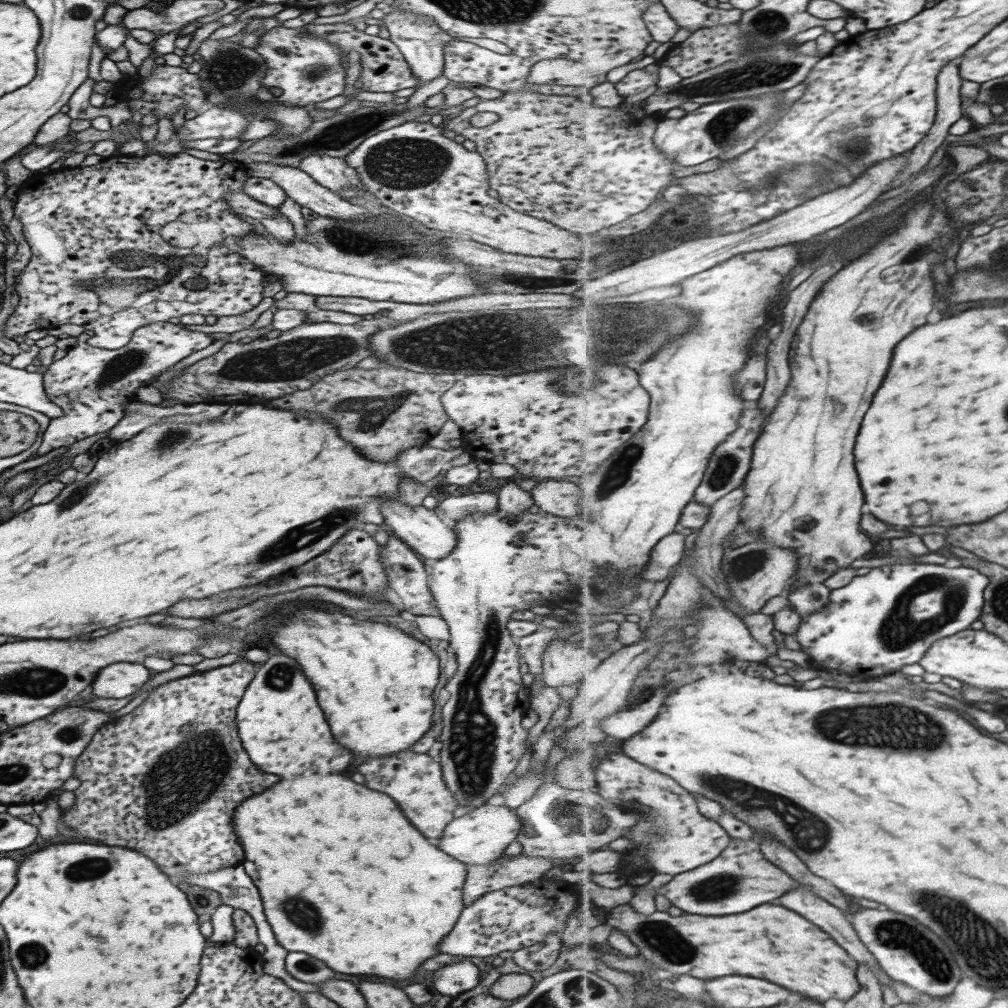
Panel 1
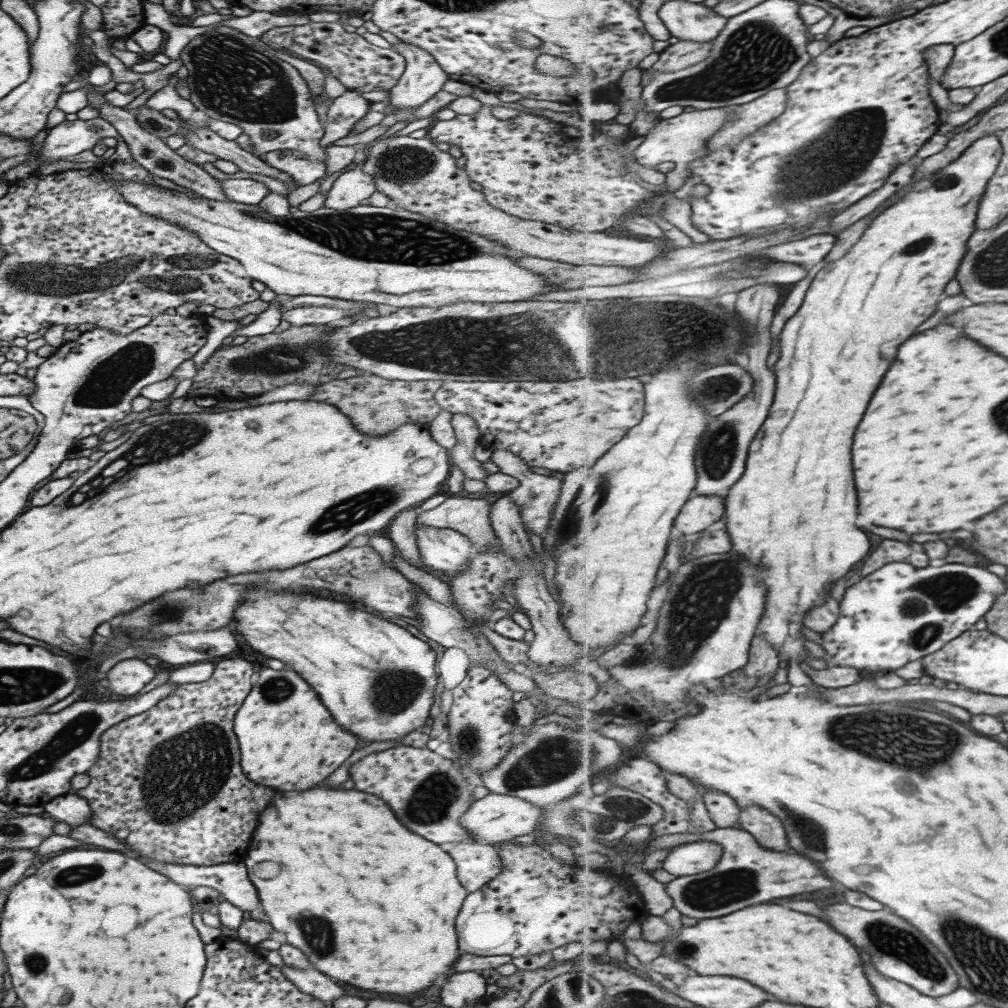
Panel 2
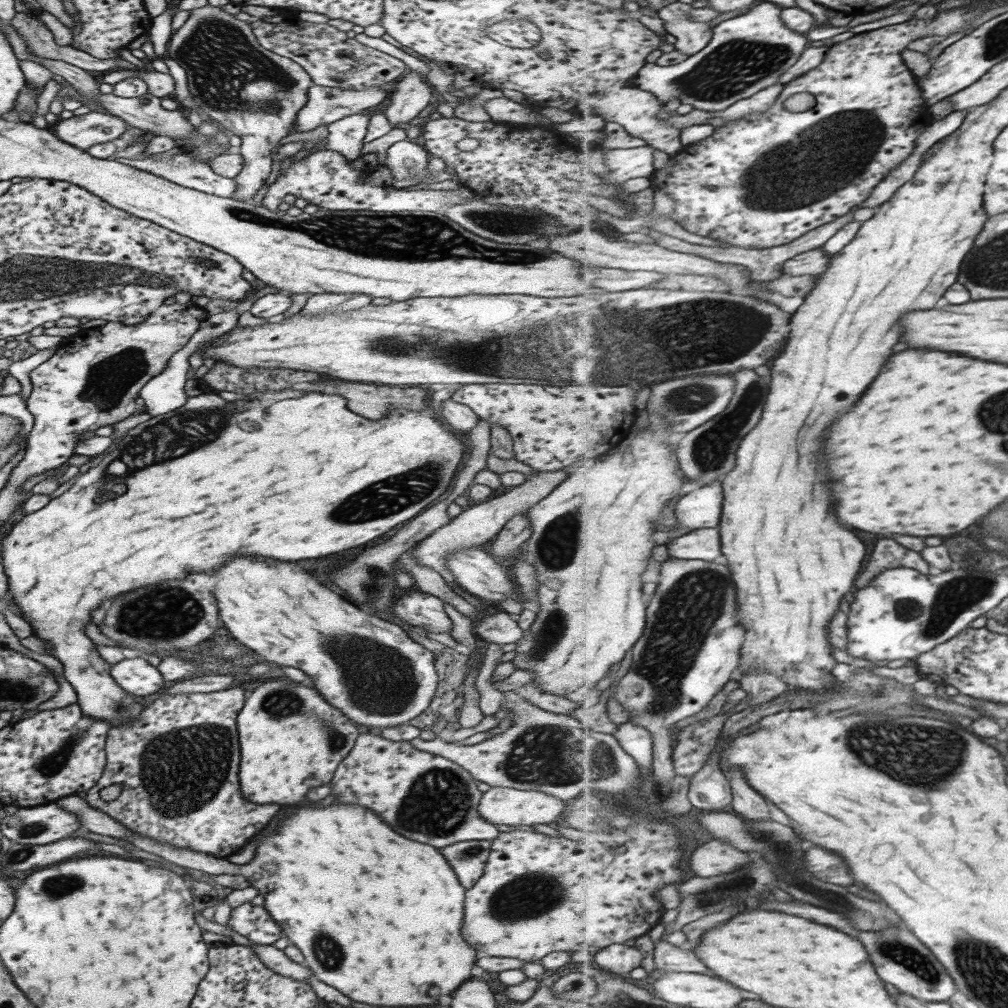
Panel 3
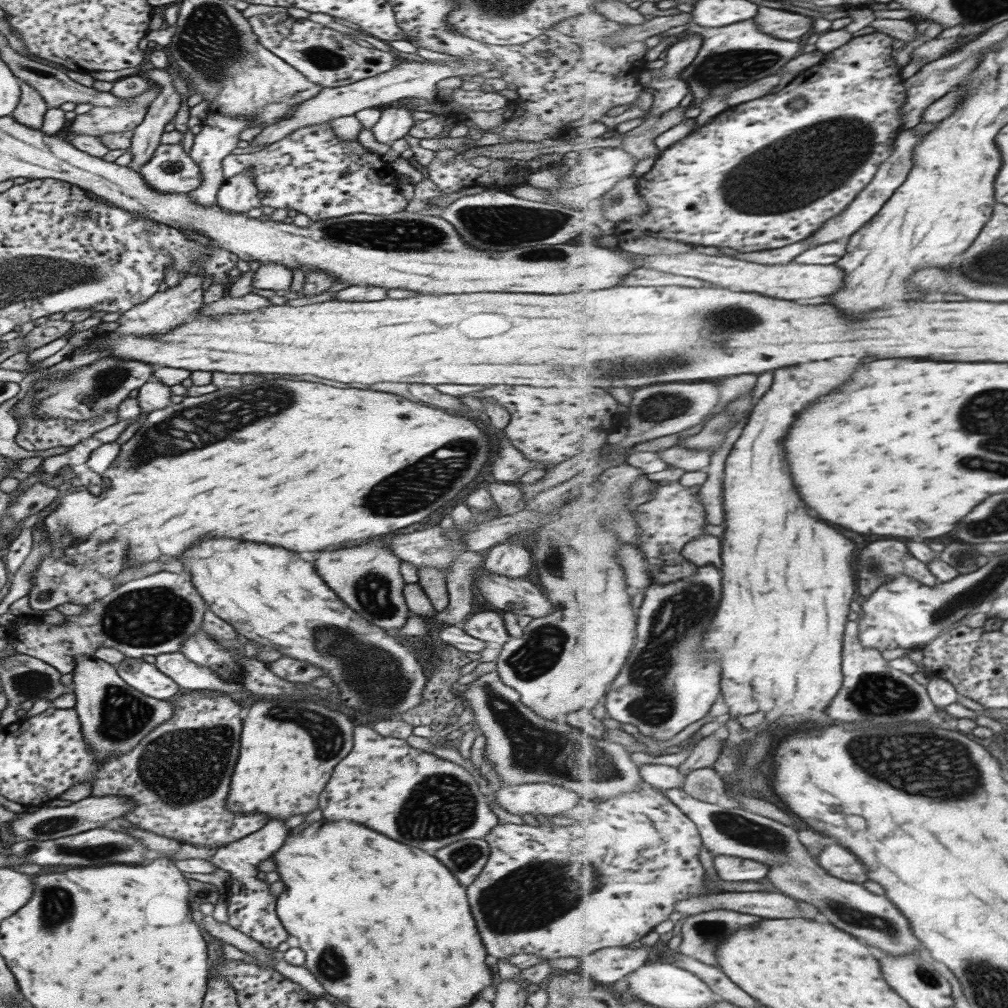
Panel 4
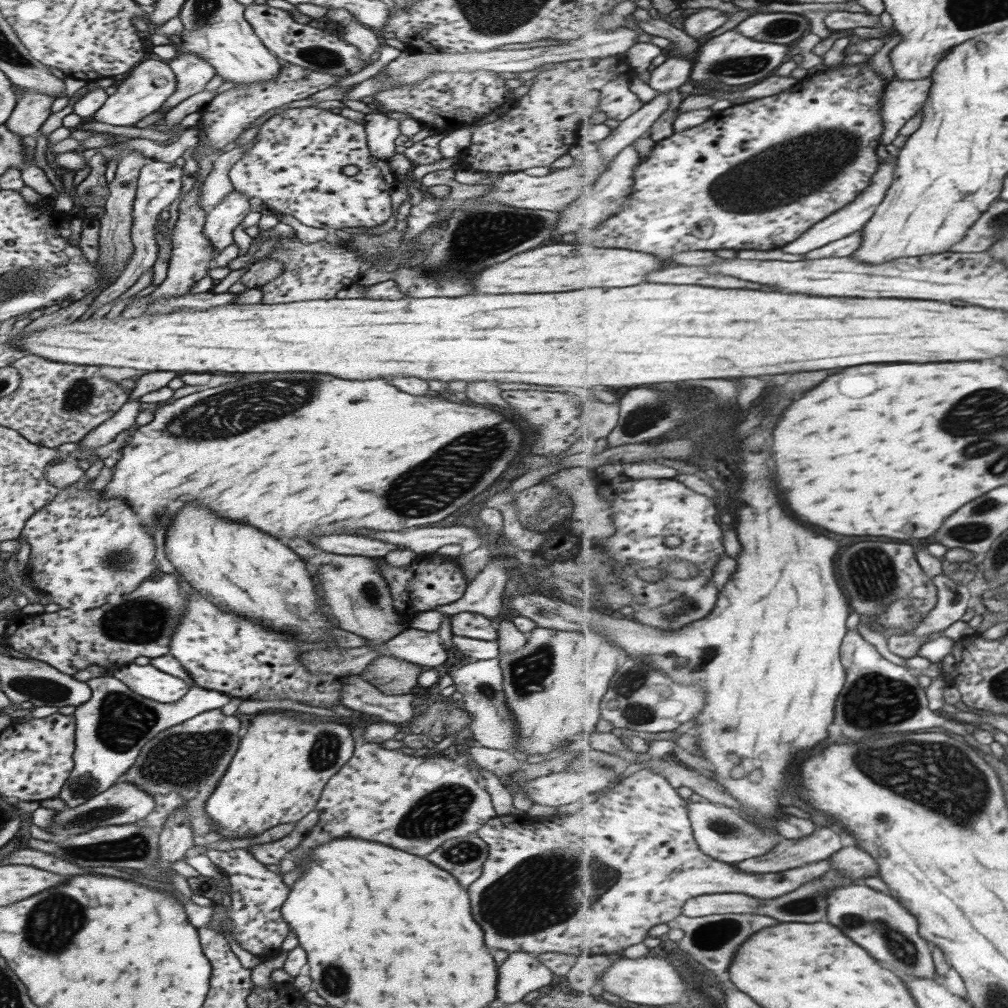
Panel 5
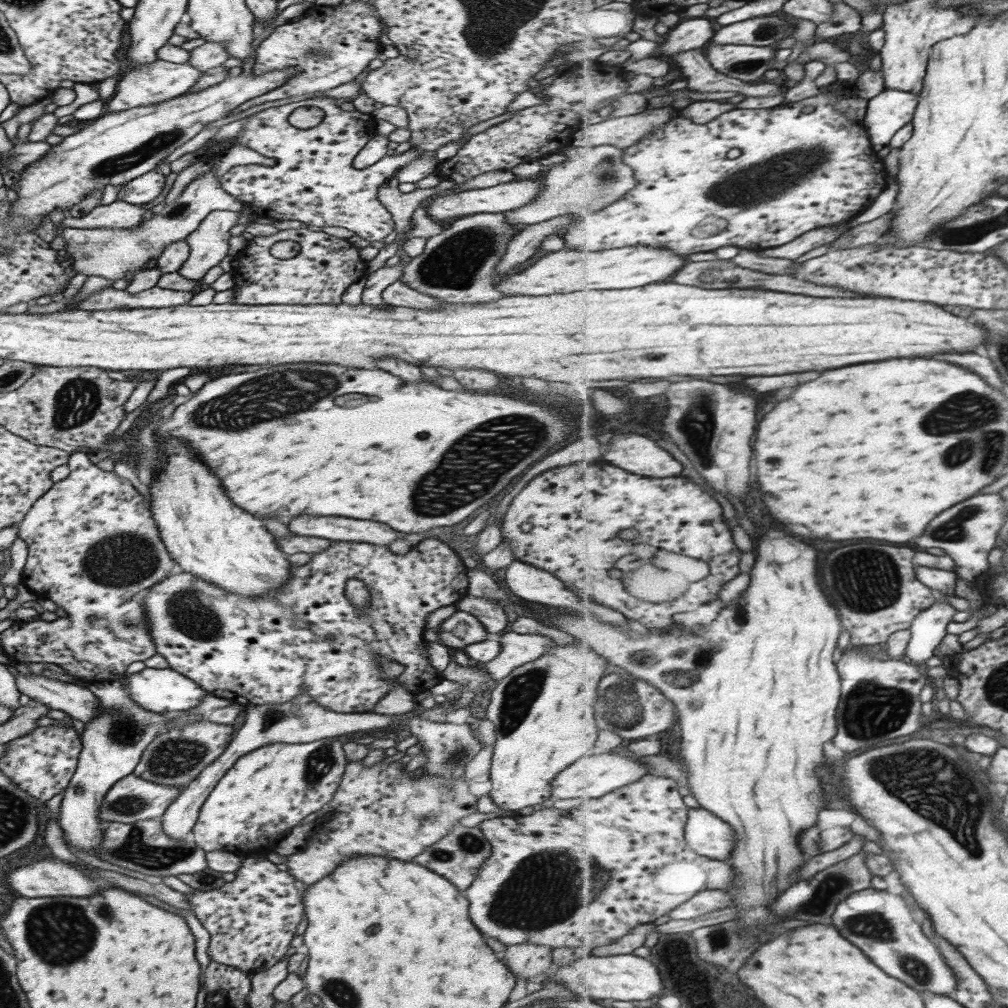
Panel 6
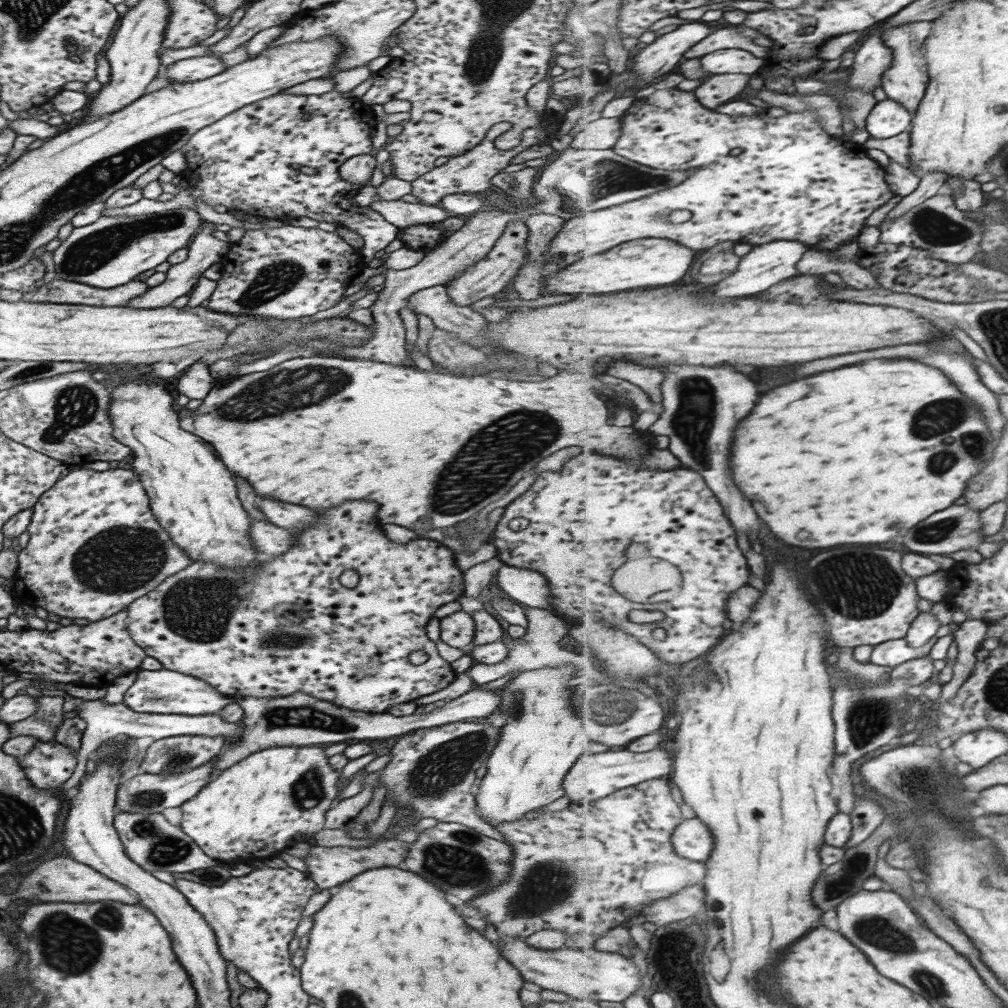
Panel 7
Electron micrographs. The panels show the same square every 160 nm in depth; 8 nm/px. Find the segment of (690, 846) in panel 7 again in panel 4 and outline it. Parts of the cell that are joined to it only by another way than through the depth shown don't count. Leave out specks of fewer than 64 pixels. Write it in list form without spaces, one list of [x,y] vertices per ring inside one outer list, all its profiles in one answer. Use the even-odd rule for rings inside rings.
[[[681,788],[662,791],[683,812],[688,813],[699,829],[704,847],[715,857],[737,856],[757,860],[771,867],[769,880],[773,880],[773,884],[777,884],[783,894],[815,904],[821,914],[825,914],[837,928],[853,932],[857,938],[865,938],[871,946],[877,946],[895,956],[917,952],[921,948],[921,941],[916,937],[908,917],[886,895],[877,896],[859,883],[831,876],[811,858],[809,850],[799,840],[797,829],[743,807],[697,800]]]

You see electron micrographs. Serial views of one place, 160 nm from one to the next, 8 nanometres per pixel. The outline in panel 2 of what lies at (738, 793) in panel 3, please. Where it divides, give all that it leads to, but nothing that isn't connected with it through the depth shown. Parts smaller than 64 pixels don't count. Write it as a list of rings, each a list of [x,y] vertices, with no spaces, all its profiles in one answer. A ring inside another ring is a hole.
[[[762,806],[741,808],[740,828],[753,834],[760,846],[765,849],[783,853],[791,848],[787,844],[789,840],[783,822]]]

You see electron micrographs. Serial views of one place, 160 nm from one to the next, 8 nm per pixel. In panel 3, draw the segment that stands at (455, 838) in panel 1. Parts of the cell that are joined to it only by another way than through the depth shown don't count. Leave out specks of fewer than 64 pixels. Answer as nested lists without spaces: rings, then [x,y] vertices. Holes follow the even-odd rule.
[[[491,786],[487,791],[482,792],[476,809],[477,814],[489,824],[531,827],[534,824],[553,824],[553,820],[557,820],[557,816],[561,815],[561,810],[564,810],[564,801],[542,792],[535,792],[533,789],[515,790]]]

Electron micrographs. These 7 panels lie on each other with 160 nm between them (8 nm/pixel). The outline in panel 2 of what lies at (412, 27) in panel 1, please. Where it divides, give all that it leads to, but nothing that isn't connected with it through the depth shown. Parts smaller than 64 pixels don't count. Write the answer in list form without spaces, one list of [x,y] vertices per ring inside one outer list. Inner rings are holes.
[[[405,41],[392,44],[404,60],[404,71],[389,90],[387,104],[394,108],[418,108],[441,90],[448,74],[422,48]]]

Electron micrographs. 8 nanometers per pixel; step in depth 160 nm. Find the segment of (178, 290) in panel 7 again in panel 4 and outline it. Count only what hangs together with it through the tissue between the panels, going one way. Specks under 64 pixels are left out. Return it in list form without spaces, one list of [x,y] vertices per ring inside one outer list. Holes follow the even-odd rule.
[[[243,171],[237,176],[228,178],[216,192],[215,204],[228,213],[246,213],[251,208],[263,205],[257,197],[252,172]]]

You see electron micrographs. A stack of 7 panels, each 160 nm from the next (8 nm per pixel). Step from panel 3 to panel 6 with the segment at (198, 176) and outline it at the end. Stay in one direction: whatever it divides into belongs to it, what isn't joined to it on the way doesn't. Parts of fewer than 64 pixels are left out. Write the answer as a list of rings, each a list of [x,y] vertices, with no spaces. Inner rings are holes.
[[[147,172],[121,185],[120,191],[116,194],[116,198],[119,201],[134,205],[151,202],[163,190],[163,179],[163,176],[159,172]]]

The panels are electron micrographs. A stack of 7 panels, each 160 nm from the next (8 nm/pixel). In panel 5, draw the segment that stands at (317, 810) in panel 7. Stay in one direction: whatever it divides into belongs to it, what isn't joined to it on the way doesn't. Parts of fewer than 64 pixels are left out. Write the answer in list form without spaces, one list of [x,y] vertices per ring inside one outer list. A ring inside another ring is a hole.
[[[279,710],[255,714],[246,730],[233,760],[225,769],[225,778],[221,778],[204,804],[206,815],[213,824],[208,836],[212,840],[221,837],[253,838],[279,824],[296,823],[313,810],[325,783],[349,760],[354,747],[350,730],[343,724],[299,720]]]

